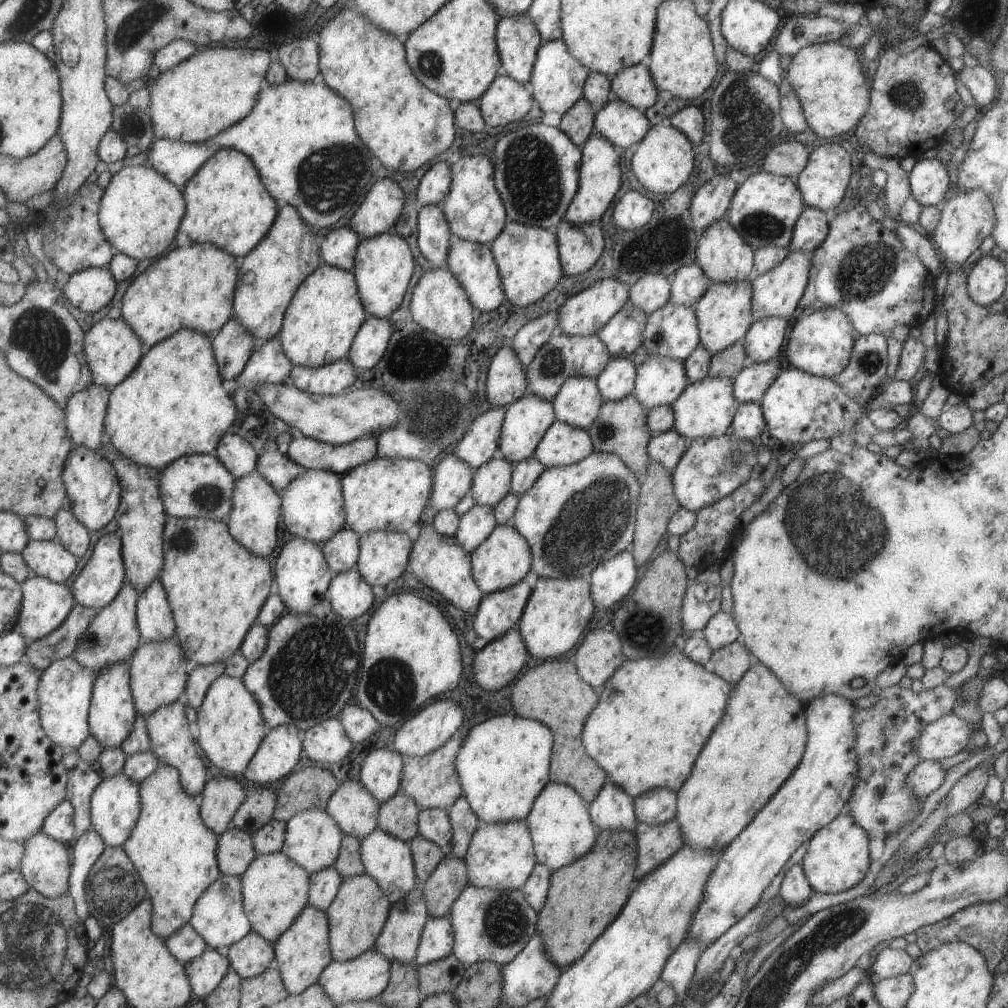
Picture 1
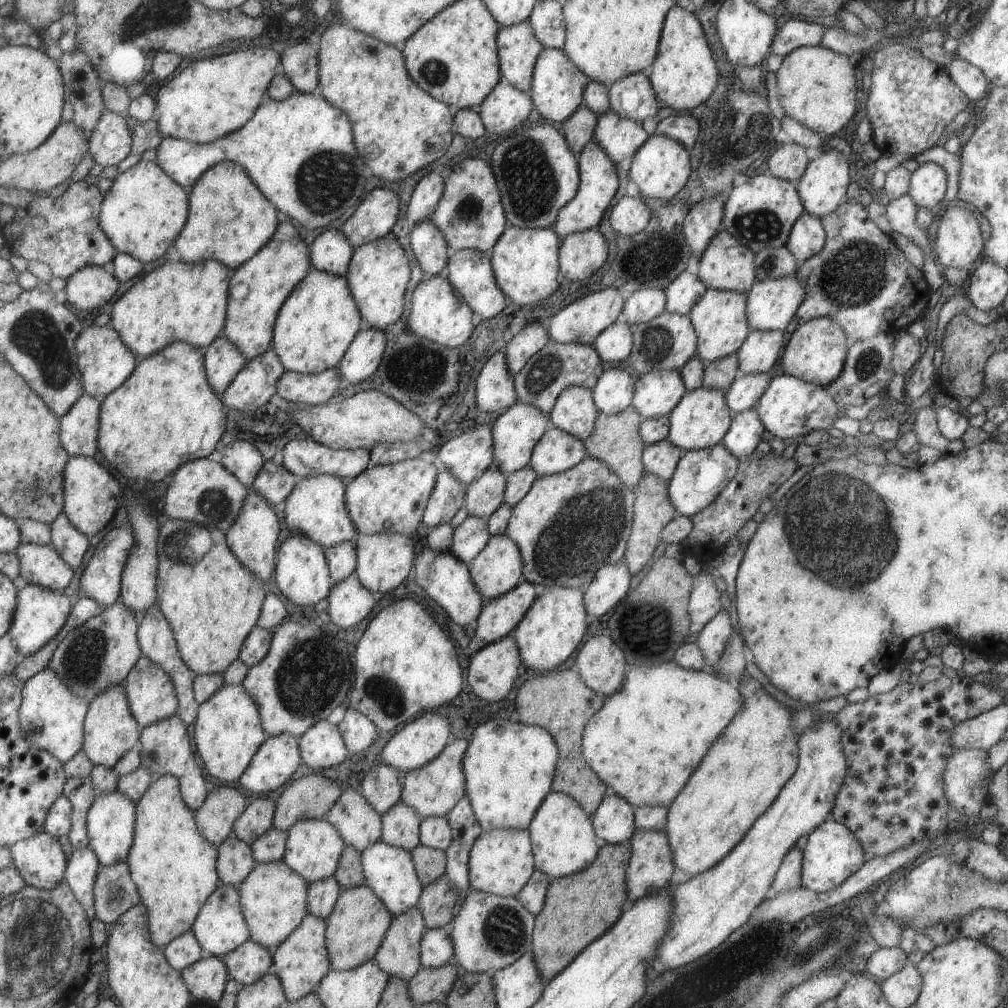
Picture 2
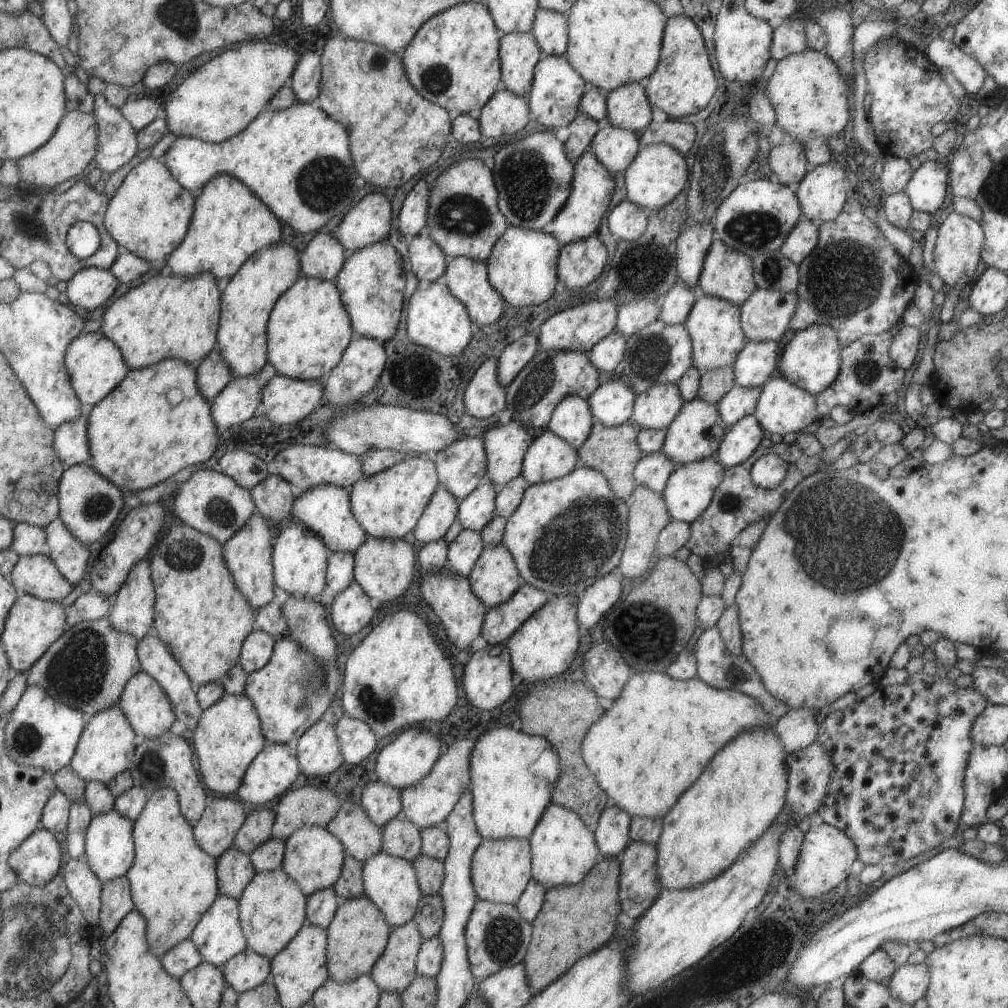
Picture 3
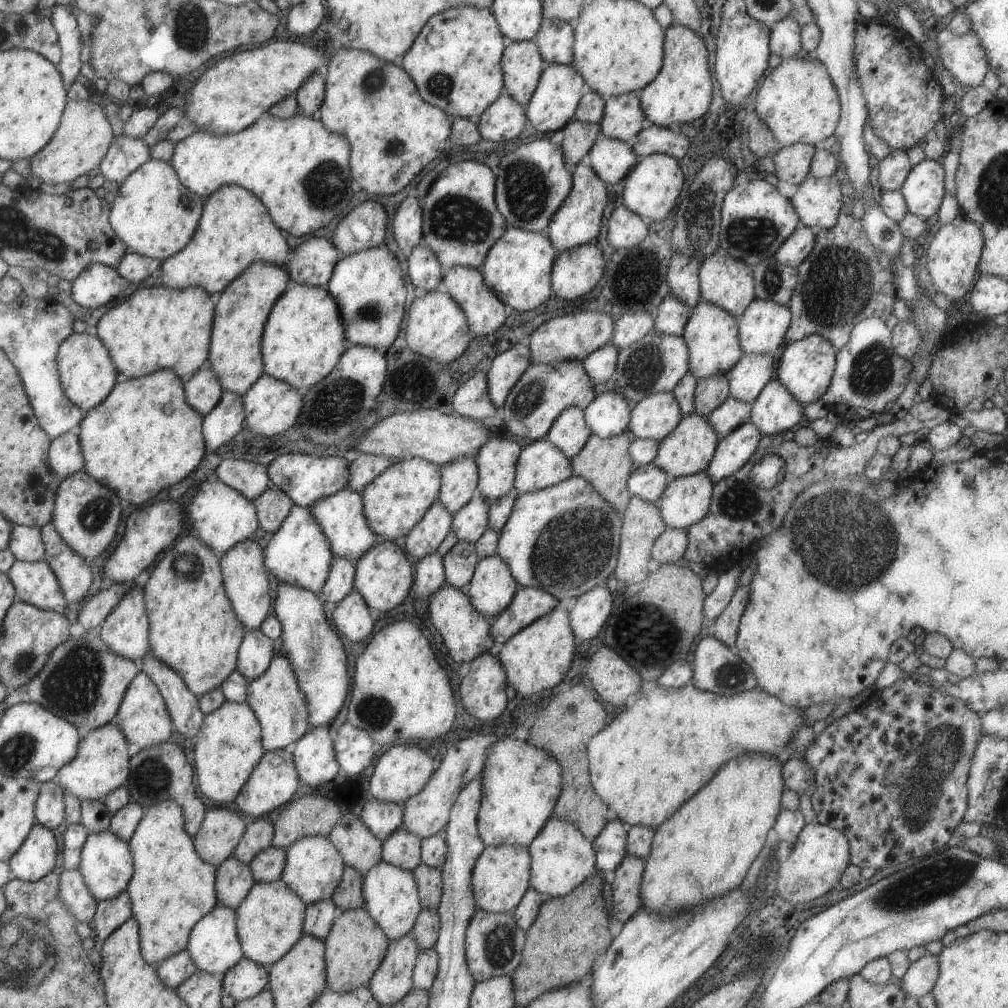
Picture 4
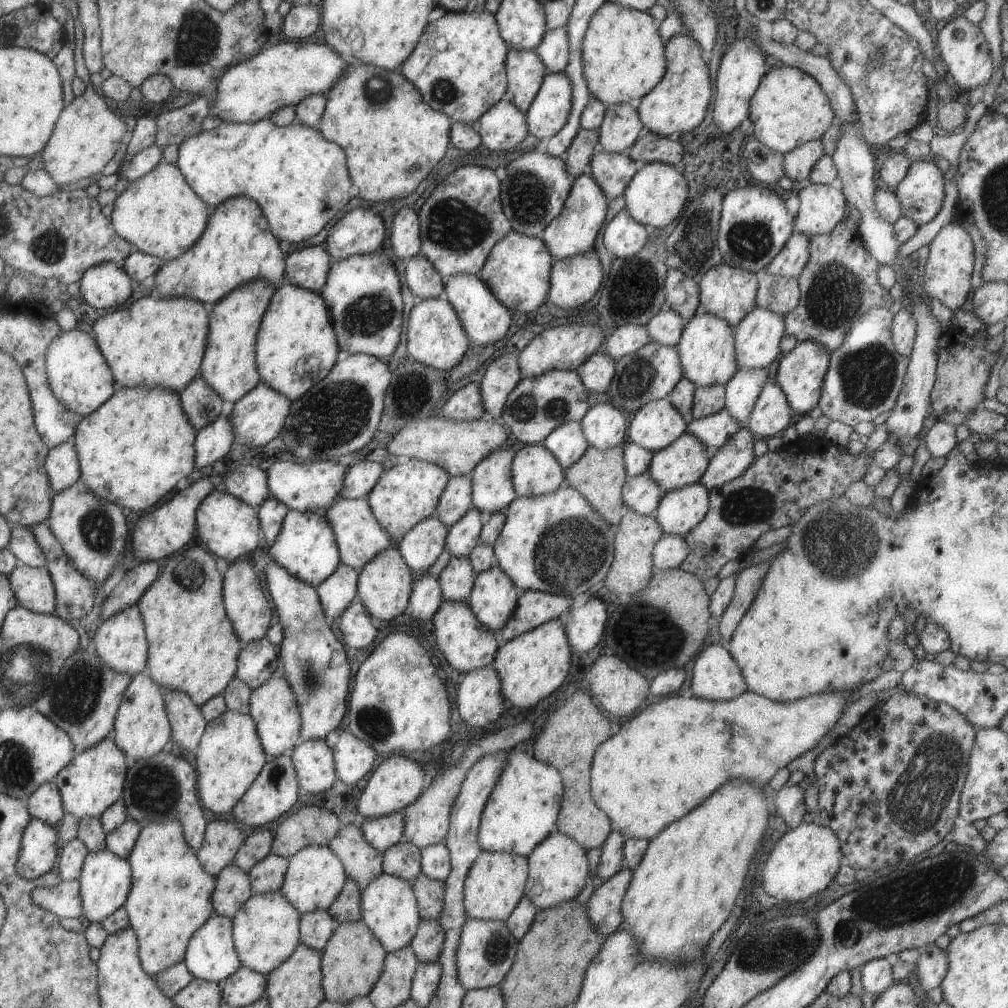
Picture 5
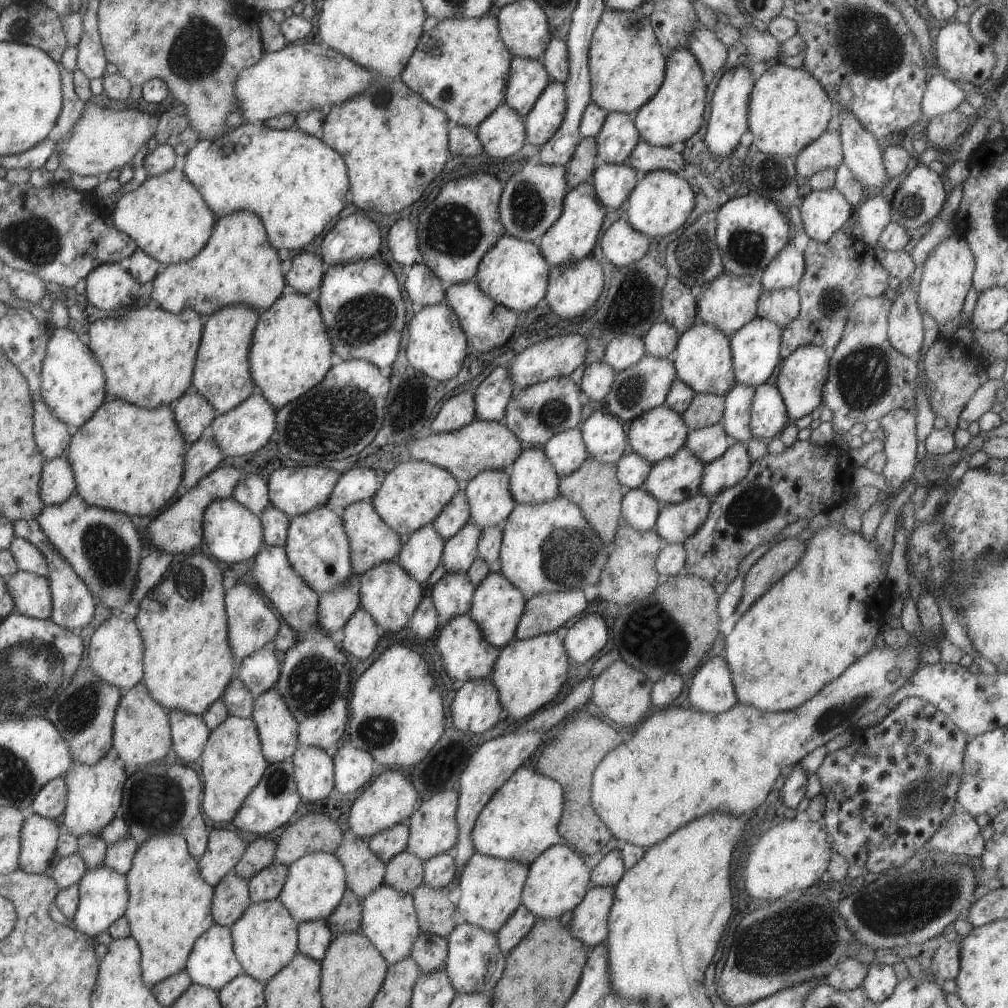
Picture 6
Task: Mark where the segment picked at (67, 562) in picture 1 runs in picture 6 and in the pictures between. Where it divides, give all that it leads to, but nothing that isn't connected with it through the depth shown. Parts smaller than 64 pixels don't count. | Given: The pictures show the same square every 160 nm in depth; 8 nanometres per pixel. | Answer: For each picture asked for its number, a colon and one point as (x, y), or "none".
2: (40, 565)
3: (36, 575)
4: (34, 583)
5: (33, 588)
6: (30, 593)

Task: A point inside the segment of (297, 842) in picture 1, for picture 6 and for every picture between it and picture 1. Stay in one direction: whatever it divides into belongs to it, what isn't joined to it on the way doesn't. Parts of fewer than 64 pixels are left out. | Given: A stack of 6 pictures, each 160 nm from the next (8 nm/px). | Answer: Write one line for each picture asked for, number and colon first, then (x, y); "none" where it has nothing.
2: (312, 848)
3: (313, 857)
4: (313, 868)
5: (314, 876)
6: (314, 885)

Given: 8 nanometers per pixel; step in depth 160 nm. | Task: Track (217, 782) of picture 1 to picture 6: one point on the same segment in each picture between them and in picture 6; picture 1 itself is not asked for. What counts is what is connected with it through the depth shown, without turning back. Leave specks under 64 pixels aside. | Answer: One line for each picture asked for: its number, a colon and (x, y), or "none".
2: (214, 818)
3: (213, 831)
4: (221, 828)
5: (222, 838)
6: (224, 848)

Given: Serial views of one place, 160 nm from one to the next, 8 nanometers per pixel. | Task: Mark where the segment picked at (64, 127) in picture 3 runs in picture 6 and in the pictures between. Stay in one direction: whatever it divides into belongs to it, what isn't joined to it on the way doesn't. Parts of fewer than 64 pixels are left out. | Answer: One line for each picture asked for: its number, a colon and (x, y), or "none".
4: (78, 144)
5: (86, 134)
6: (102, 140)

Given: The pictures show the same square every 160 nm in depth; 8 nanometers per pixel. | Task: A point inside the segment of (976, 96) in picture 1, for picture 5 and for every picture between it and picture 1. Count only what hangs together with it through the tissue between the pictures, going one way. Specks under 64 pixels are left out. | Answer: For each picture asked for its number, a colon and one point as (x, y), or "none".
2: (972, 82)
3: (968, 72)
4: (962, 55)
5: (960, 44)

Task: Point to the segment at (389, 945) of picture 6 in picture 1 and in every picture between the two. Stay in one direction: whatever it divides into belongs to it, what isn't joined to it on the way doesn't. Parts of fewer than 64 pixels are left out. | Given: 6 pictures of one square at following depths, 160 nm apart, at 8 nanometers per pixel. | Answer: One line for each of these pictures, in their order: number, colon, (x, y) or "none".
1: (388, 859)
2: (389, 872)
3: (390, 882)
4: (390, 894)
5: (388, 905)

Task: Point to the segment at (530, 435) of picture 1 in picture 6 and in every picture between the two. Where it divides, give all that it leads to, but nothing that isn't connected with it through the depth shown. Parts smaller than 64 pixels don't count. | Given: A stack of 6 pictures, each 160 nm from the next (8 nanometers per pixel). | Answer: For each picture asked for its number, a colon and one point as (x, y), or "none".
2: (515, 431)
3: (505, 445)
4: (496, 458)
5: (492, 489)
6: (489, 498)

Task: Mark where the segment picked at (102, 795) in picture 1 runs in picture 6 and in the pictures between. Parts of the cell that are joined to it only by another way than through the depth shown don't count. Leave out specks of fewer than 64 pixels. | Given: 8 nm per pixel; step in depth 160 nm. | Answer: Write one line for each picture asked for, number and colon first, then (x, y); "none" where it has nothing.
2: (110, 820)
3: (108, 841)
4: (105, 864)
5: (104, 879)
6: (102, 893)

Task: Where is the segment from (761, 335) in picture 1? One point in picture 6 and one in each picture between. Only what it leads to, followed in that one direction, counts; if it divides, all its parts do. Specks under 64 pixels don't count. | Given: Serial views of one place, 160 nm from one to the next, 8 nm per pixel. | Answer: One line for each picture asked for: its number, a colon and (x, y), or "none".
2: (759, 351)
3: (755, 361)
4: (746, 378)
5: (741, 391)
6: (737, 402)

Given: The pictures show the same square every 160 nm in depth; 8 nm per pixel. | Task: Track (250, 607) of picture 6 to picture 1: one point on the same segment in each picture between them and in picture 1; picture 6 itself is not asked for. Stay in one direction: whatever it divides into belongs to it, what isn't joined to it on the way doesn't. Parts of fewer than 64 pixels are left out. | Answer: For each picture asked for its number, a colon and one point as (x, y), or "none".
1: (253, 518)
2: (252, 538)
3: (247, 554)
4: (245, 579)
5: (244, 602)

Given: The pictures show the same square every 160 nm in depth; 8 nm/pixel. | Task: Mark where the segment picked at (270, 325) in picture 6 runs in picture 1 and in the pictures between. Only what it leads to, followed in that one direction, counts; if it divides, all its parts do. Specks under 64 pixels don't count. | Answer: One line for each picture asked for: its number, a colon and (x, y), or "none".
1: (324, 314)
2: (316, 323)
3: (308, 328)
4: (303, 337)
5: (296, 346)

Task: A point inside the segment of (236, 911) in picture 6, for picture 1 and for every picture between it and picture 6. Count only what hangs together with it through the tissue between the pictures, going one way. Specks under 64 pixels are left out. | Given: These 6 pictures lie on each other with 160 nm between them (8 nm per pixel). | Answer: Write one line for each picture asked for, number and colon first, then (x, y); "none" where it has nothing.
1: (234, 851)
2: (234, 859)
3: (234, 870)
4: (233, 879)
5: (232, 888)

